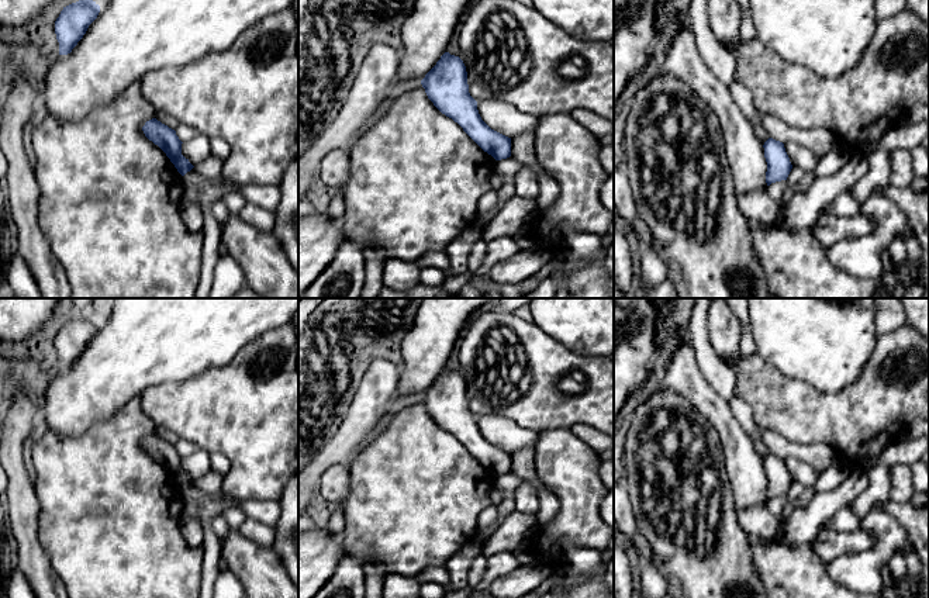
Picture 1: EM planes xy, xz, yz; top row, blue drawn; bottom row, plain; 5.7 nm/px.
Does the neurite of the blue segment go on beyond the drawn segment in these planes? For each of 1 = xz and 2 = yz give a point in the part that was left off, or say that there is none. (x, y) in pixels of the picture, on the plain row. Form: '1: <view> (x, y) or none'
1: none
2: none

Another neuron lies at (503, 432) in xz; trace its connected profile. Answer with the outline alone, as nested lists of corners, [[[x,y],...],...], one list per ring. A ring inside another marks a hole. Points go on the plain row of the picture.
[[[501,415],[477,416],[477,425],[481,435],[494,446],[517,453],[524,447],[533,447],[538,433],[532,429],[518,425],[511,418]]]

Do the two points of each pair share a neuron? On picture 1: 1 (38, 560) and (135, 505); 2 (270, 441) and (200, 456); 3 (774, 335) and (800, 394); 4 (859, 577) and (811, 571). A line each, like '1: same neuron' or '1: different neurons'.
1: different neurons
2: different neurons
3: different neurons
4: different neurons

